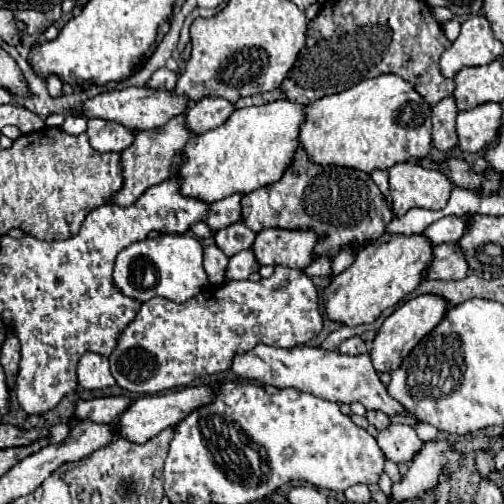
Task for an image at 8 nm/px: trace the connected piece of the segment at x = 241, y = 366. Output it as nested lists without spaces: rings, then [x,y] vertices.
[[[258,344],[256,348],[252,348],[250,352],[242,354],[242,356],[236,356],[234,362],[232,362],[232,372],[242,378],[242,380],[258,380],[262,384],[270,384],[270,386],[276,386],[276,388],[286,388],[286,386],[294,386],[298,390],[310,390],[314,392],[314,396],[318,394],[320,398],[326,398],[326,400],[334,400],[338,404],[352,404],[352,402],[362,402],[368,410],[382,410],[384,414],[388,416],[396,416],[396,414],[402,414],[402,416],[412,416],[412,412],[408,412],[398,400],[394,400],[388,392],[386,392],[386,386],[380,384],[380,378],[376,374],[376,370],[372,368],[372,362],[370,362],[370,356],[368,354],[362,354],[362,356],[344,356],[340,352],[328,352],[324,348],[310,348],[310,346],[296,346],[296,348],[272,348],[272,346],[266,346],[266,344]]]

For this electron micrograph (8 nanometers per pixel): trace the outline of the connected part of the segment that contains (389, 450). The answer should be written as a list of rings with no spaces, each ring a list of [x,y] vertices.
[[[390,424],[378,434],[378,444],[384,450],[386,458],[396,464],[410,462],[424,446],[416,432],[406,424]]]

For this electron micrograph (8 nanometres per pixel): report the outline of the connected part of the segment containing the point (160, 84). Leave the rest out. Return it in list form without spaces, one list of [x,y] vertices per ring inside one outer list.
[[[160,68],[160,70],[156,70],[156,72],[152,74],[148,86],[150,86],[150,88],[158,88],[158,90],[162,90],[162,88],[164,88],[164,90],[174,90],[176,80],[178,80],[178,74],[176,74],[176,72],[170,72],[168,68]]]

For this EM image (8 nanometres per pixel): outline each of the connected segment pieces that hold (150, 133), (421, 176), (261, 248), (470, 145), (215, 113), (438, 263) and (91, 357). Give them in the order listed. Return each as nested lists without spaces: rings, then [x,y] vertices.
[[[184,114],[174,116],[162,128],[136,132],[136,140],[132,142],[132,146],[120,154],[120,168],[122,168],[124,182],[122,182],[122,188],[112,194],[110,204],[130,206],[138,200],[138,196],[142,196],[142,192],[146,188],[170,178],[170,156],[174,156],[174,152],[178,152],[178,148],[182,148],[182,144],[186,144],[186,140],[190,140],[190,132],[186,132],[186,128],[182,128],[182,116]]]
[[[400,162],[388,170],[392,210],[404,216],[410,208],[444,208],[452,182],[438,170],[426,170],[416,162]]]
[[[280,228],[258,232],[252,244],[252,252],[260,266],[282,264],[298,270],[304,270],[314,260],[310,248],[314,248],[314,232],[286,232]]]
[[[496,102],[480,104],[472,110],[458,112],[456,134],[458,146],[462,152],[480,152],[498,136],[502,108]]]
[[[208,96],[194,102],[194,106],[186,110],[184,124],[192,134],[202,134],[216,128],[218,124],[224,124],[230,112],[234,112],[234,106],[228,100]]]
[[[460,244],[434,246],[434,258],[428,270],[428,278],[438,280],[460,280],[468,276],[468,262],[460,250]]]
[[[86,352],[78,362],[78,384],[88,390],[106,388],[106,386],[116,384],[114,376],[110,374],[108,358],[102,354]]]

